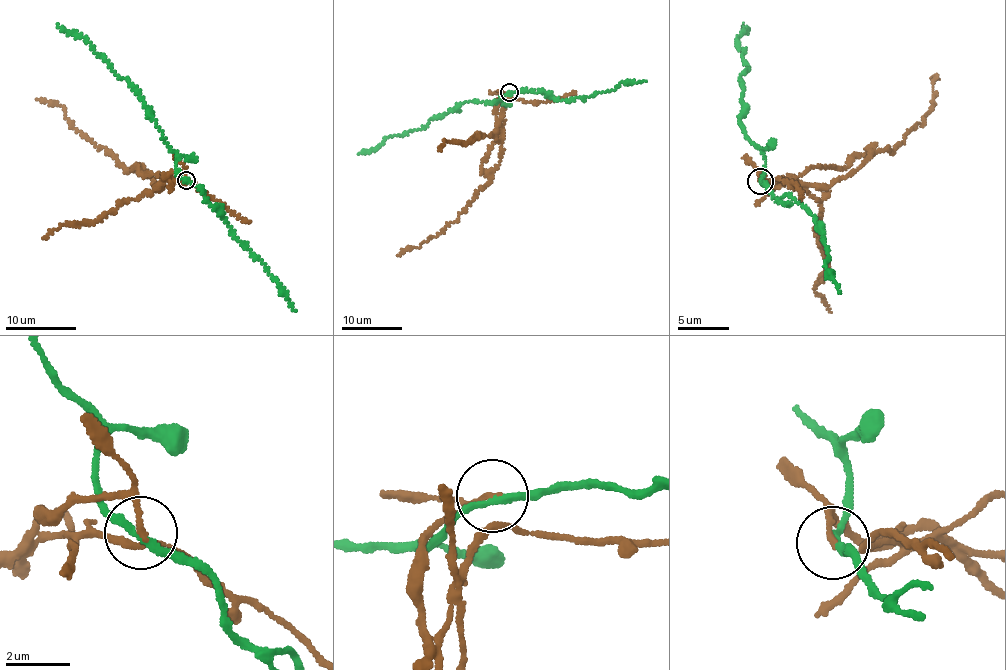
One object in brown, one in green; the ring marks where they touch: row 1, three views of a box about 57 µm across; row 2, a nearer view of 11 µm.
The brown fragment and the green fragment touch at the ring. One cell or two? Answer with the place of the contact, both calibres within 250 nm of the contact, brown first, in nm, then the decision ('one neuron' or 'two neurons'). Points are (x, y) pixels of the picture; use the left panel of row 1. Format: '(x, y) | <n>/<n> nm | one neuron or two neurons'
(186, 180) | 180/240 nm | two neurons

